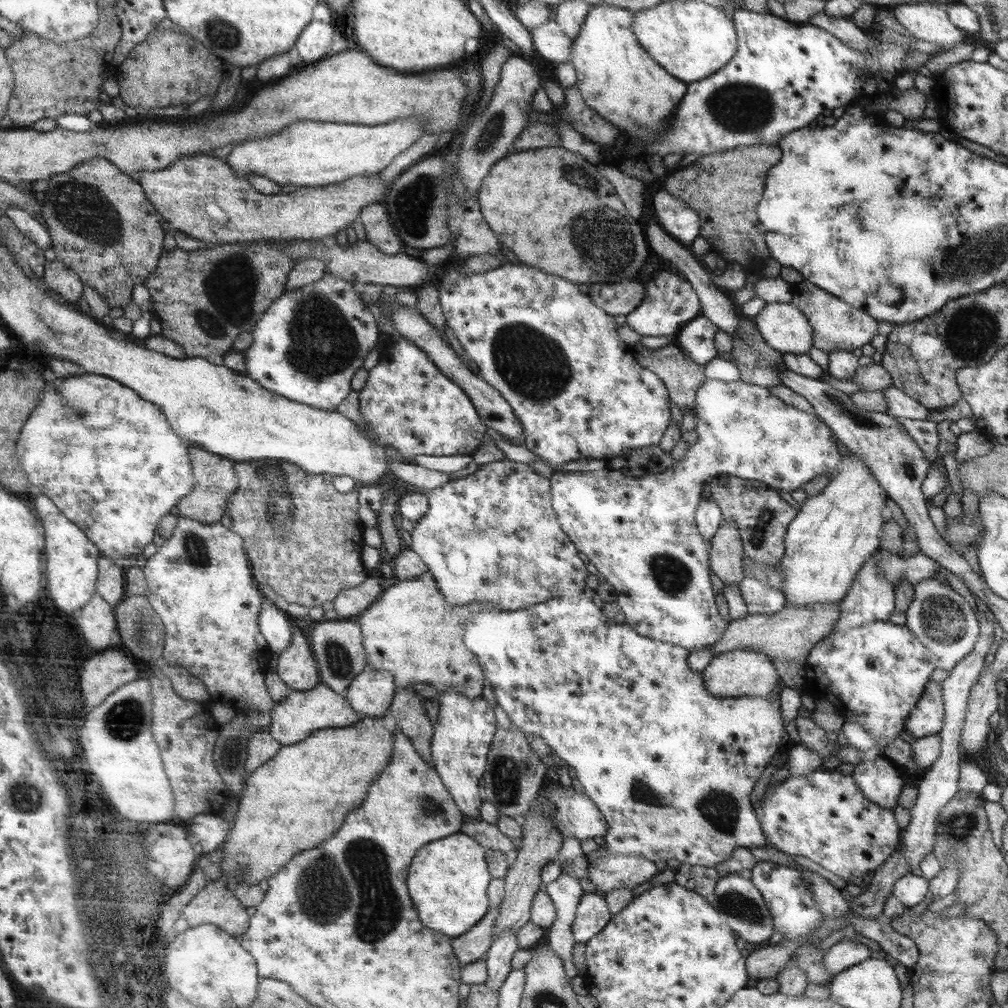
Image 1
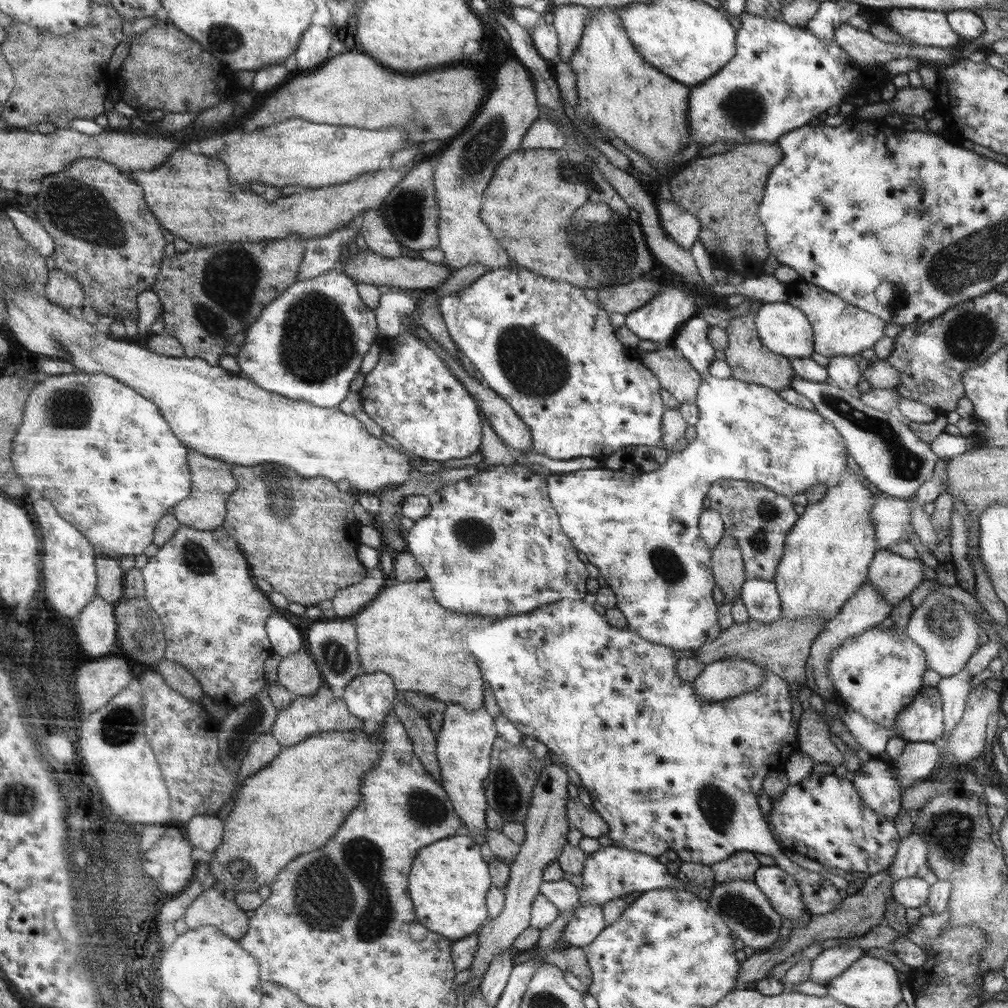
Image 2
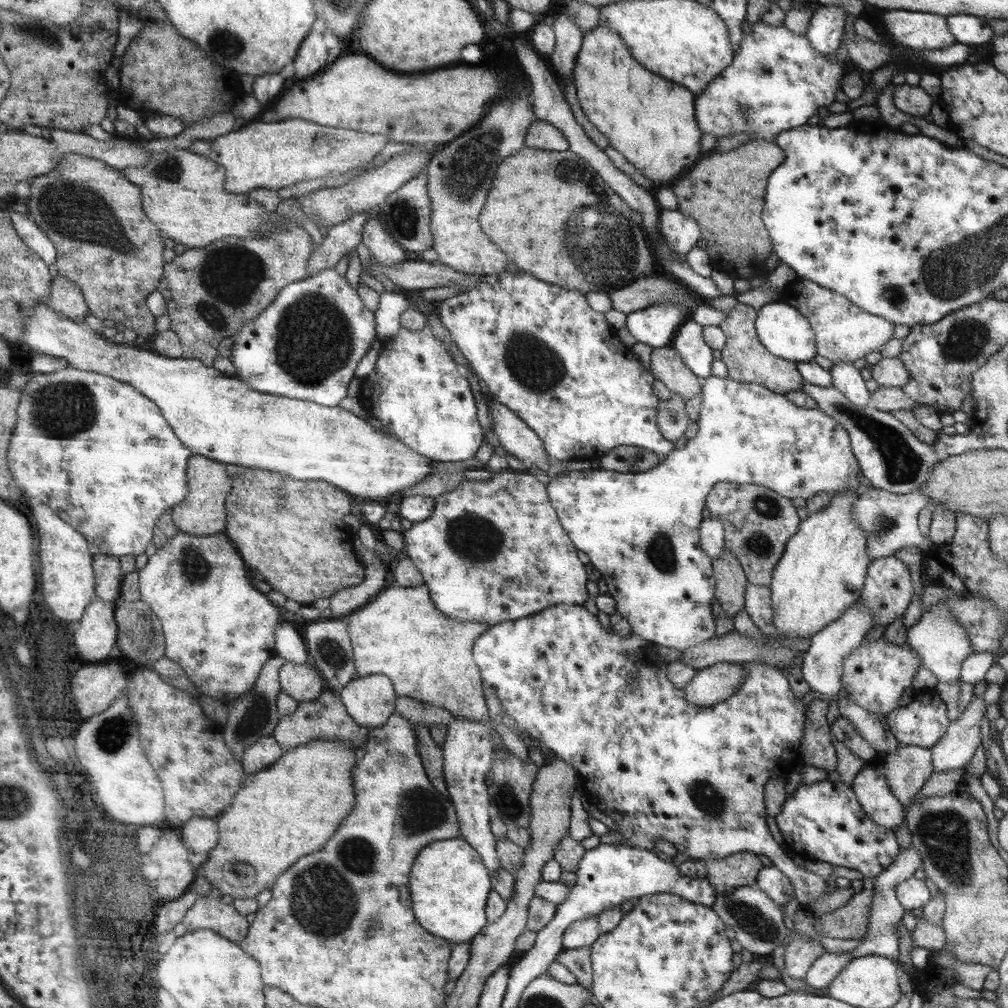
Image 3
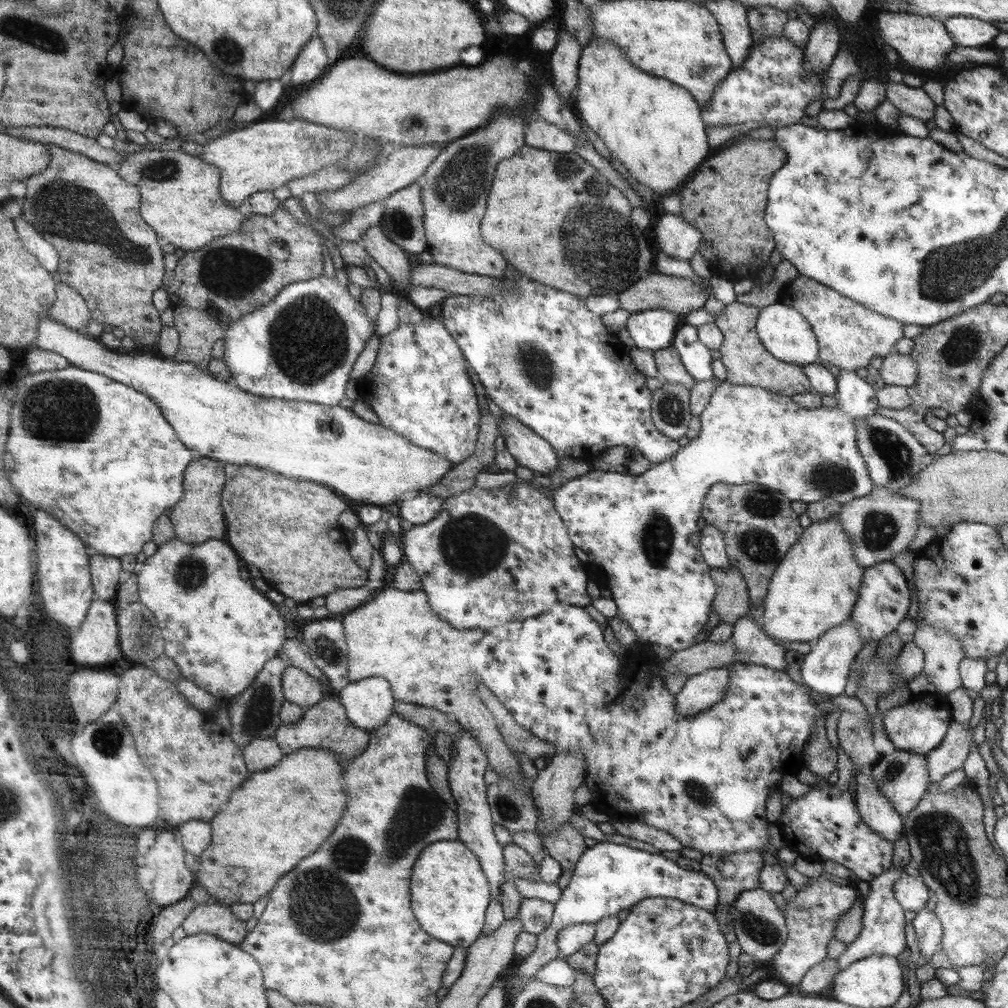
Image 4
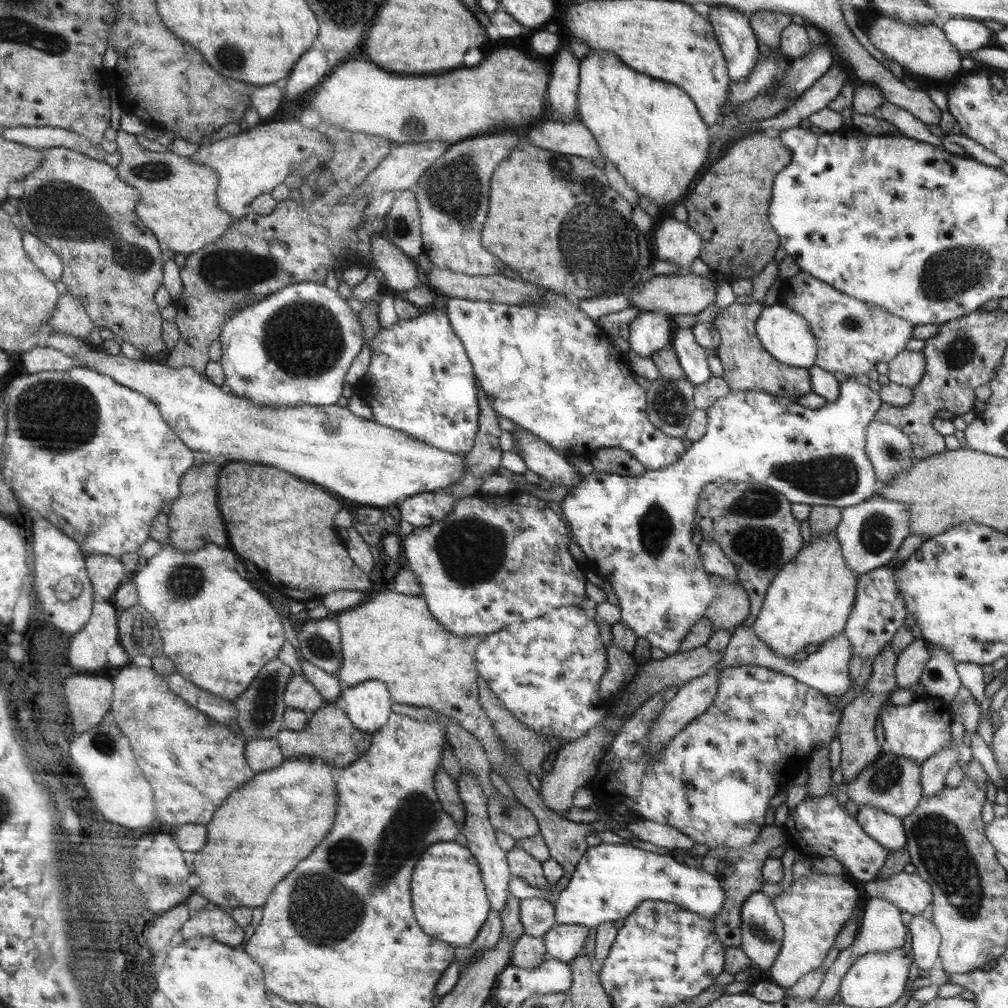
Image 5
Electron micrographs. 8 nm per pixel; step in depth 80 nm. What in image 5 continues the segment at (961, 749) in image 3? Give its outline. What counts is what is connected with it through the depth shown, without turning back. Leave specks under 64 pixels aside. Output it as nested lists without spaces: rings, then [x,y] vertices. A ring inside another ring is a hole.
[[[952,738],[949,747],[941,753],[930,756],[921,764],[920,782],[923,796],[934,796],[945,787],[948,771],[959,764],[958,743]]]

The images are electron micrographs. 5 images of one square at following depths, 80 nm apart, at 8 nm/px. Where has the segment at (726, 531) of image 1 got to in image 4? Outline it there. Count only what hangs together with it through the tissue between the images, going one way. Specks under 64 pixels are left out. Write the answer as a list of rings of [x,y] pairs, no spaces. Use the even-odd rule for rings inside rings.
[[[734,565],[725,569],[714,567],[712,575],[718,585],[714,610],[718,613],[720,622],[734,626],[742,615],[749,614],[751,600],[747,582]]]

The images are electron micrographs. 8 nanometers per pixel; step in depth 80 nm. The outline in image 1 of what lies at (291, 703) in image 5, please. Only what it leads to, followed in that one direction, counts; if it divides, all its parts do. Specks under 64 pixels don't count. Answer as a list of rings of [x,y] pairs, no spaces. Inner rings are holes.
[[[290,620],[292,642],[284,652],[278,654],[275,670],[291,690],[312,690],[321,682],[321,673],[316,668],[308,638],[304,632]]]

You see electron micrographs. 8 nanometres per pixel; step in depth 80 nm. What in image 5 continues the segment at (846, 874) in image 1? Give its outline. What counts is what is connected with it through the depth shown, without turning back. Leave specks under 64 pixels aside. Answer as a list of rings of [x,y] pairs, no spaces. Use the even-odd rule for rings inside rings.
[[[828,793],[815,799],[805,798],[796,807],[790,807],[781,831],[790,849],[809,859],[832,857],[842,863],[845,872],[865,883],[877,879],[880,869],[886,863],[888,850],[870,838],[856,820],[846,807],[838,803],[835,793]]]

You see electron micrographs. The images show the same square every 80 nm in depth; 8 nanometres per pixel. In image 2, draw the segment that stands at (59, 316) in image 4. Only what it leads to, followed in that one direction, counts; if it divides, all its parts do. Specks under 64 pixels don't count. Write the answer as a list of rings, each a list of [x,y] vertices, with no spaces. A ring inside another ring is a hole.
[[[54,267],[49,270],[49,280],[45,284],[47,298],[58,306],[67,306],[80,311],[84,304],[85,289],[70,273]]]

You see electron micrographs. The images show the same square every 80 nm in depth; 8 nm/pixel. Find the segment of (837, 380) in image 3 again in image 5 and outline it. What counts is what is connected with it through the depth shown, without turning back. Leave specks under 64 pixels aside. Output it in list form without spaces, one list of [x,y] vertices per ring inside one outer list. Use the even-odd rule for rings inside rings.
[[[849,377],[846,382],[840,384],[840,393],[835,402],[828,403],[819,410],[810,410],[808,407],[801,406],[799,403],[792,402],[786,397],[779,397],[772,393],[766,393],[762,390],[748,390],[748,392],[728,392],[725,397],[719,398],[712,406],[706,409],[706,432],[700,440],[688,443],[688,448],[685,453],[682,453],[681,460],[673,465],[664,467],[658,470],[646,469],[641,476],[625,476],[594,469],[590,474],[576,484],[574,488],[570,488],[568,494],[560,503],[562,514],[566,518],[566,522],[570,524],[571,534],[573,534],[574,543],[578,544],[586,554],[586,562],[594,562],[597,572],[605,577],[611,583],[614,594],[618,597],[619,606],[621,607],[621,622],[632,629],[638,637],[645,638],[650,642],[651,646],[661,648],[667,655],[678,653],[681,648],[682,640],[686,638],[688,630],[696,623],[706,618],[706,608],[709,608],[714,594],[717,594],[717,588],[712,582],[709,572],[702,568],[704,560],[700,560],[699,548],[696,548],[694,540],[692,540],[692,522],[694,522],[694,512],[697,512],[698,501],[704,489],[710,483],[717,480],[729,481],[732,483],[748,482],[757,485],[765,485],[772,490],[776,490],[790,502],[798,502],[798,504],[837,506],[844,508],[854,506],[855,504],[864,502],[867,498],[875,495],[878,486],[880,485],[876,479],[873,464],[870,462],[869,456],[865,451],[866,426],[873,421],[878,408],[883,404],[879,397],[879,392],[874,392],[869,386],[864,386],[860,382],[856,382],[854,377]]]

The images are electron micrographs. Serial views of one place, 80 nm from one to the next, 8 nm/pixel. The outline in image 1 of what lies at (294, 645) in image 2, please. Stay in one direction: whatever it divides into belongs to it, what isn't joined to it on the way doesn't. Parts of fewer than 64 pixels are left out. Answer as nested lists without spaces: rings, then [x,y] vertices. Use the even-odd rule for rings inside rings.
[[[266,598],[265,605],[261,606],[259,623],[269,649],[273,653],[284,652],[284,649],[292,642],[290,619],[286,613]]]

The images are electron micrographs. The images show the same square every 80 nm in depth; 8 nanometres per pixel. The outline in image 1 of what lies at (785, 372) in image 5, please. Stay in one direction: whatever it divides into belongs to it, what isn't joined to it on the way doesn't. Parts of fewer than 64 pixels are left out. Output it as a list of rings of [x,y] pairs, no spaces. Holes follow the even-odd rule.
[[[752,318],[742,319],[737,328],[737,332],[732,334],[732,351],[733,363],[740,370],[740,380],[746,383],[754,383],[757,386],[769,388],[782,384],[780,381],[780,369],[784,370],[784,361],[781,354],[773,350],[765,339],[762,338],[761,331],[757,329],[756,323]]]

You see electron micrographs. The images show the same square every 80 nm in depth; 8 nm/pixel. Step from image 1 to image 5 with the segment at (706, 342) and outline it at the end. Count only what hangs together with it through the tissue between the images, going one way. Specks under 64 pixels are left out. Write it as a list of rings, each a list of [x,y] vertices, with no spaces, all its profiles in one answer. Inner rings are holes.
[[[690,327],[675,330],[672,346],[687,381],[694,386],[700,386],[712,378],[708,366],[708,354],[697,342],[696,335]]]

